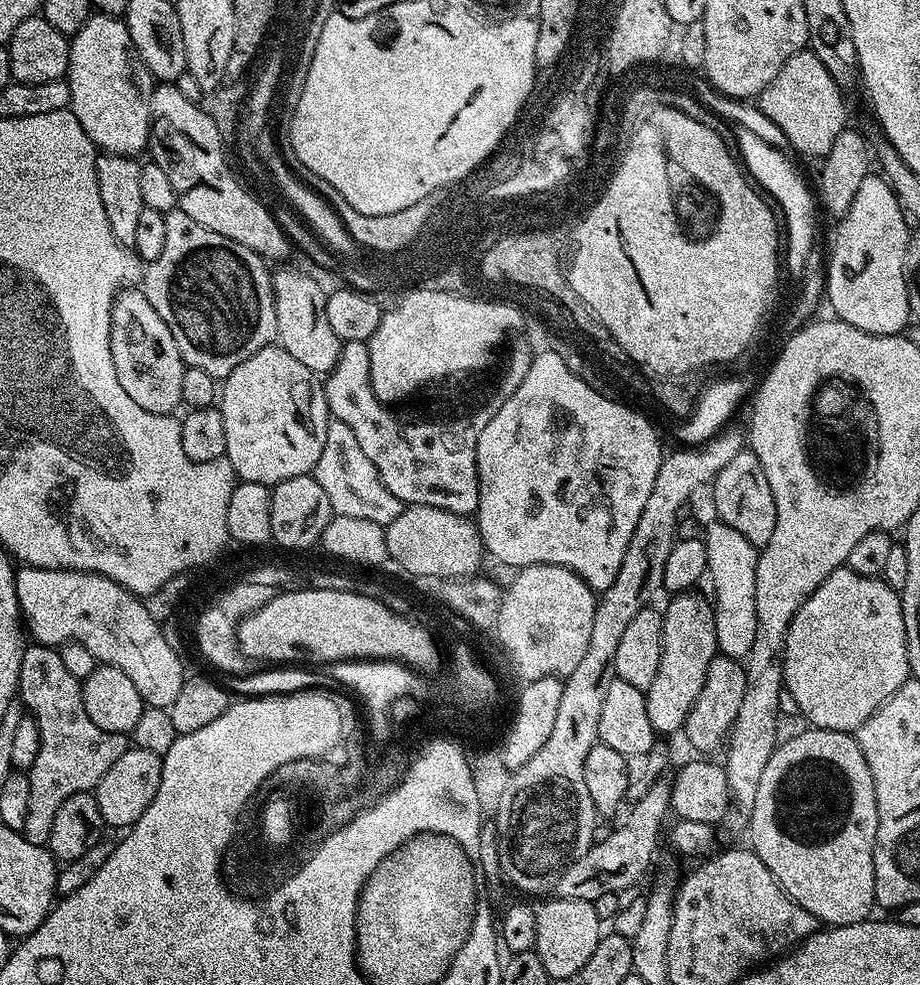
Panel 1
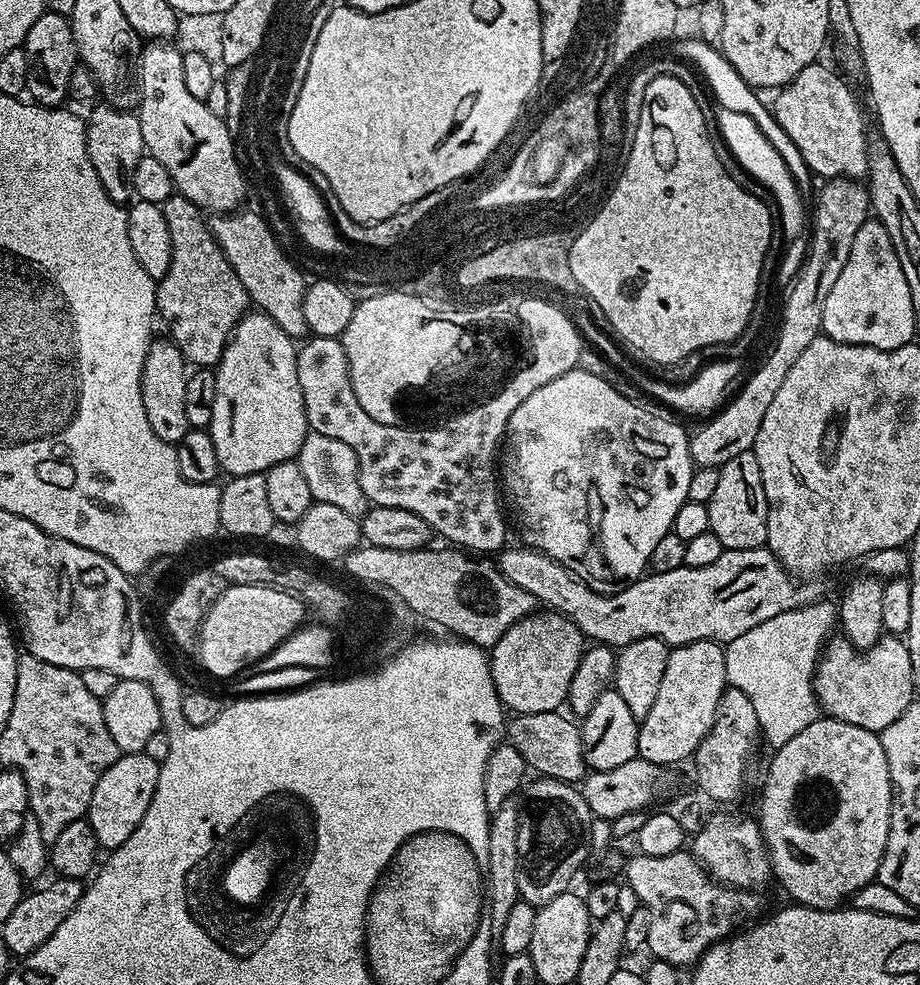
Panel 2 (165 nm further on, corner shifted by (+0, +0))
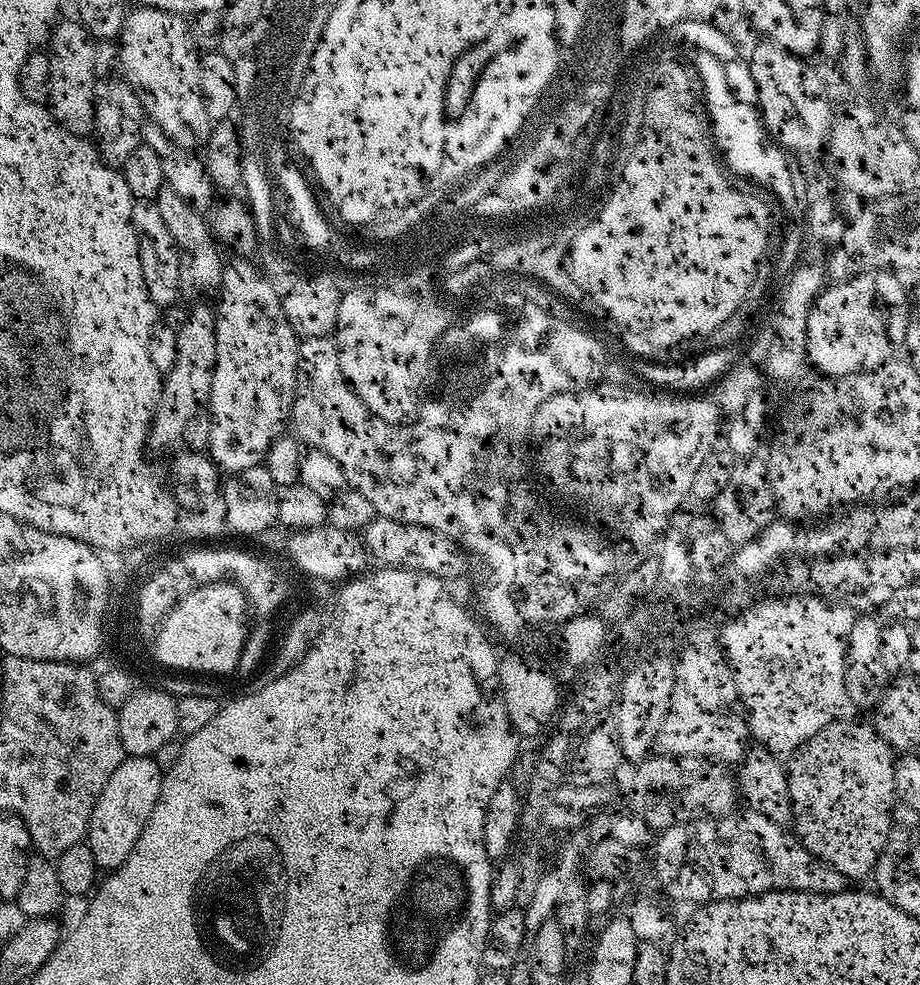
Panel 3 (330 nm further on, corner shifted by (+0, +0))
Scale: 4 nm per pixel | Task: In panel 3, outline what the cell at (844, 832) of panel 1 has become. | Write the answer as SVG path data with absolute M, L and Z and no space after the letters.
M855 719L839 720L814 734L787 761L794 834L822 862L842 870L849 881L871 877L888 841L892 825L892 805L896 802L896 762L893 749L878 735L871 723L856 724Z

